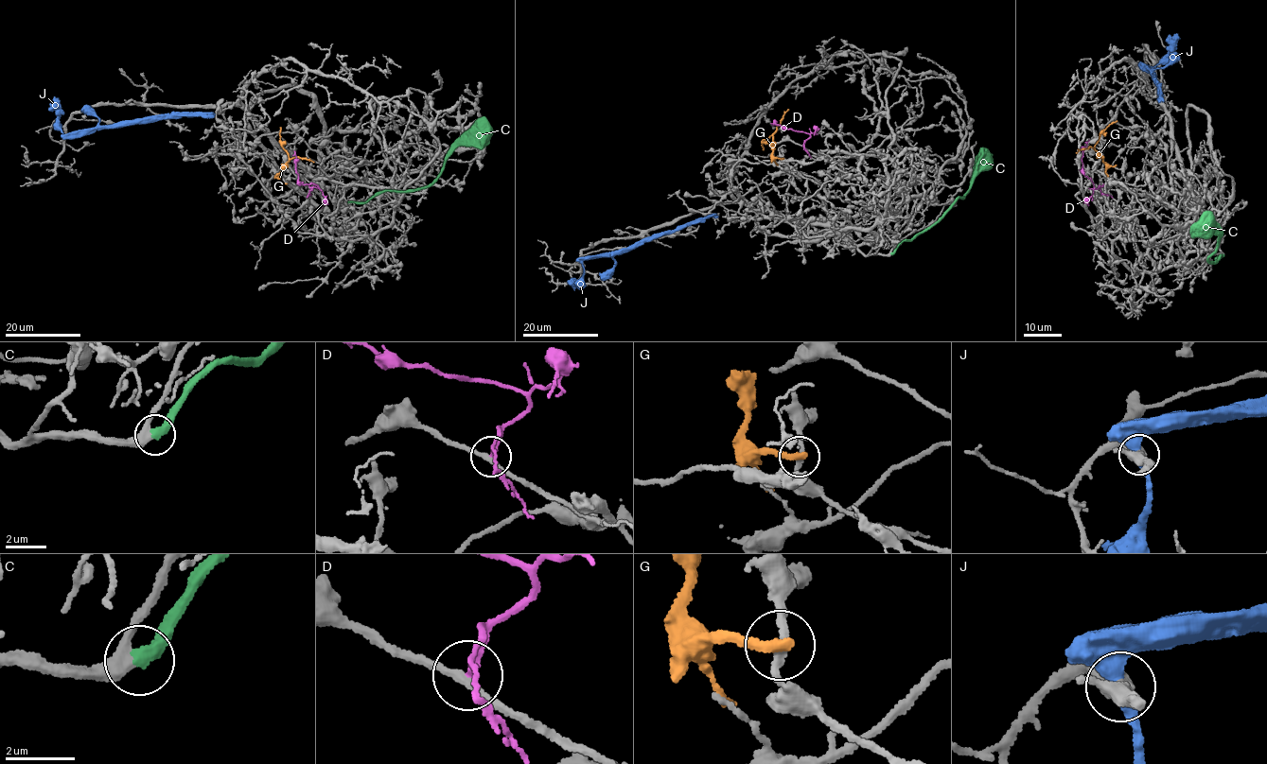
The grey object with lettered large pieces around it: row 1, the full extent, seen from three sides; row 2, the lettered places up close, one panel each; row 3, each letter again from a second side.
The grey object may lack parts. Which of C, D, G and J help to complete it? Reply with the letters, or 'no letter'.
C

